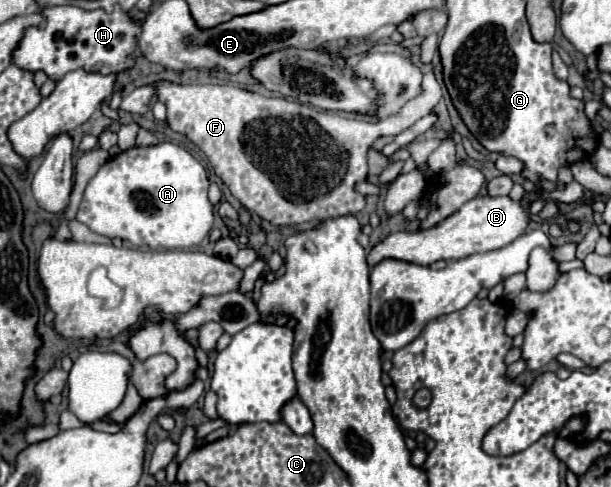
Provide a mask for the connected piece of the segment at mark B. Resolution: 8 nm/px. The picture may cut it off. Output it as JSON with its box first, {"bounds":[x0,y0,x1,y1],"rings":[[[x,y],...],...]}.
{"bounds":[368,194,530,266],"rings":[[[482,194],[466,202],[458,212],[444,218],[438,226],[424,232],[394,232],[384,242],[376,244],[368,254],[368,264],[374,266],[384,258],[406,260],[414,264],[428,266],[438,260],[460,260],[476,252],[488,252],[502,248],[516,240],[530,224],[528,208],[522,206],[520,200],[512,200],[510,196],[488,196]]]}

